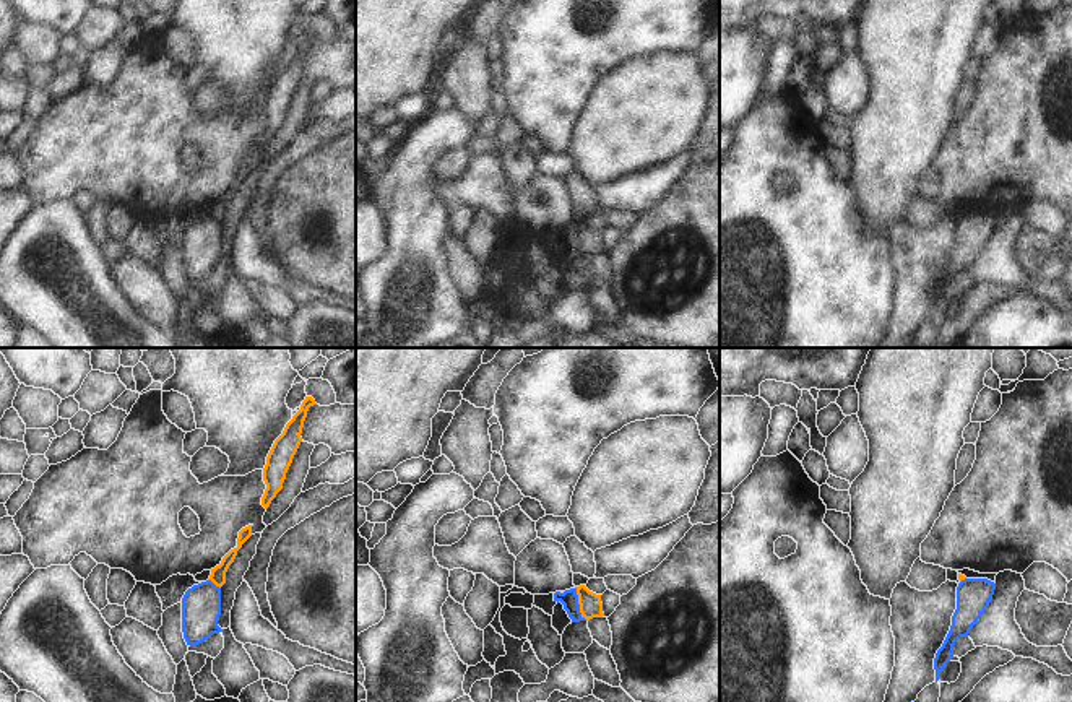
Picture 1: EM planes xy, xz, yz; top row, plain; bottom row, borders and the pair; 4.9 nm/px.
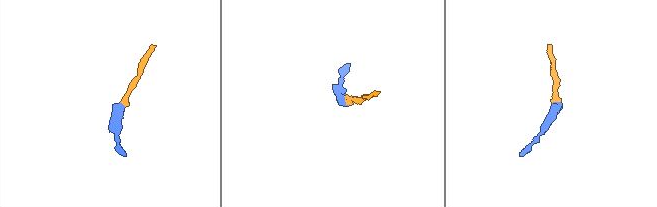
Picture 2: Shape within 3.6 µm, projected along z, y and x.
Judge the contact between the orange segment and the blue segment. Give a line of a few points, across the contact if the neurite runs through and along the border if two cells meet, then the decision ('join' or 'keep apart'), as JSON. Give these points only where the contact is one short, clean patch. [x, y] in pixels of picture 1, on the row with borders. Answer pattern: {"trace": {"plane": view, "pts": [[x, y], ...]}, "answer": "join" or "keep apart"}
{"trace": {"plane": "xz", "pts": [[575, 587], [579, 611], [587, 619]]}, "answer": "keep apart"}

